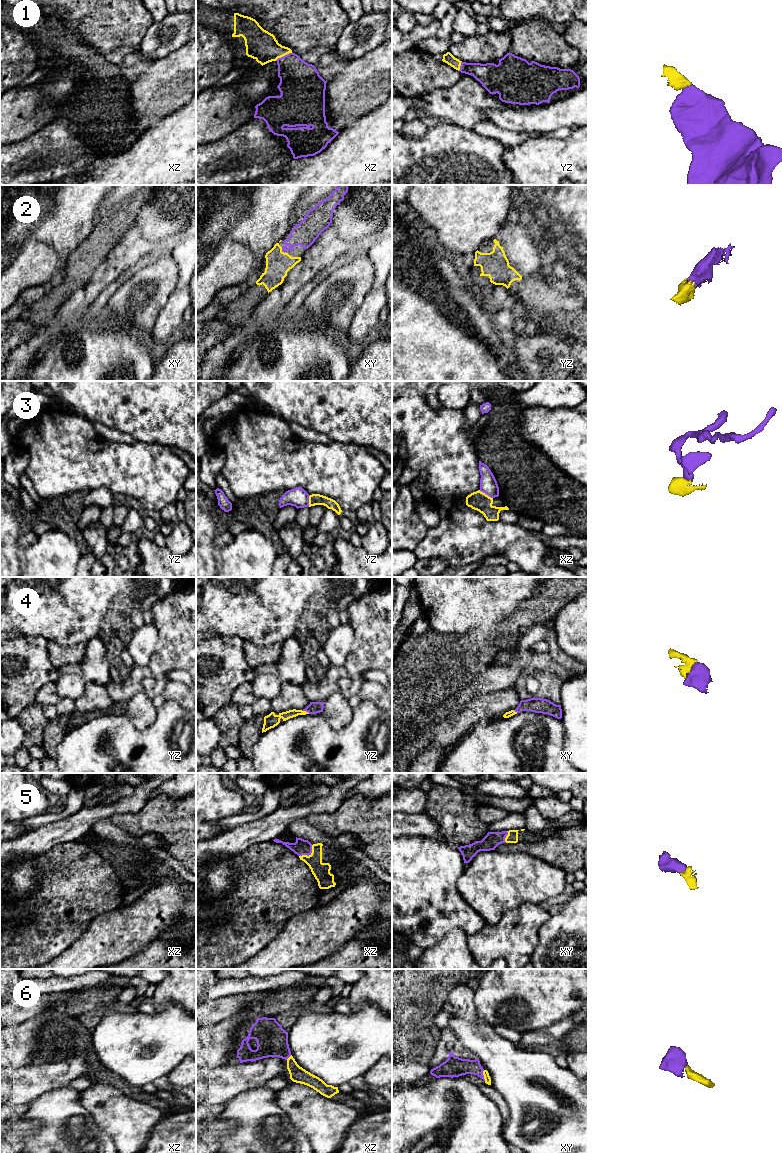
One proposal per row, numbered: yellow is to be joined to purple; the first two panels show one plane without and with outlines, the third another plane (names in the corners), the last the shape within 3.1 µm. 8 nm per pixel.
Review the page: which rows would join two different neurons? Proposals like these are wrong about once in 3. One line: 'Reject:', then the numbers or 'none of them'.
Reject: 3

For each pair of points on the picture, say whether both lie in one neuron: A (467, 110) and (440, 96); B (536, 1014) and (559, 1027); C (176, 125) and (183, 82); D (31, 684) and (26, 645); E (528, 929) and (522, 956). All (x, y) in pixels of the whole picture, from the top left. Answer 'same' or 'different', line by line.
A: same
B: different
C: different
D: same
E: same

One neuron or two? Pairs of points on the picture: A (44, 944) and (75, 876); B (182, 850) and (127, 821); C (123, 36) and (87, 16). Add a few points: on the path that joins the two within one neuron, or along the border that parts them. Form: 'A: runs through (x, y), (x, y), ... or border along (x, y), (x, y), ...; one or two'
A: runs through (48, 927), (70, 893); one
B: runs through (168, 836), (154, 822), (141, 822); one
C: runs through (114, 27), (103, 16), (96, 16); one

